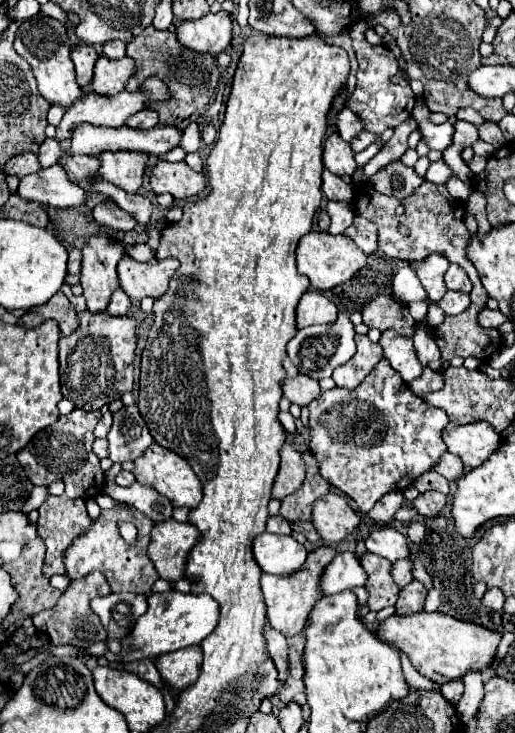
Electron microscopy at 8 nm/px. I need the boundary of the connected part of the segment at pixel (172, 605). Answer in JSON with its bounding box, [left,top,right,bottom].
[121,590,219,662]

